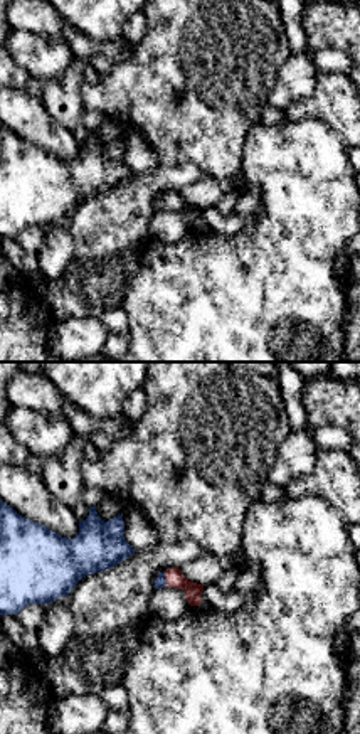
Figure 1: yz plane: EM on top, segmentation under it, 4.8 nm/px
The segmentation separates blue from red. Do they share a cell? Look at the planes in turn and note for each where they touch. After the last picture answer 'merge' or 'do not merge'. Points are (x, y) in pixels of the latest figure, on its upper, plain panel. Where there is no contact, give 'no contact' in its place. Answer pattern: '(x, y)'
(165, 202)

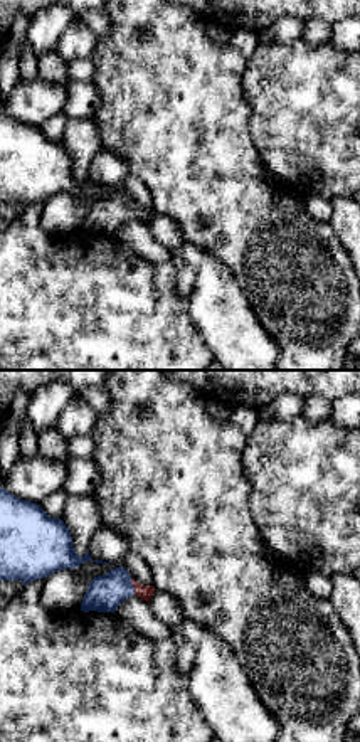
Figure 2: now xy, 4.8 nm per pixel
(133, 211)

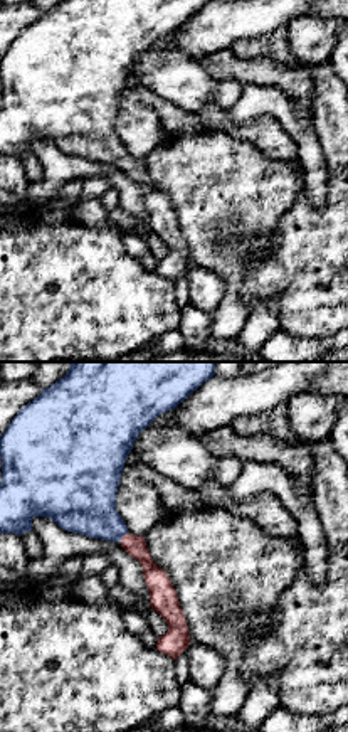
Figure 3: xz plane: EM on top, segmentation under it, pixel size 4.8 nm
(121, 160)

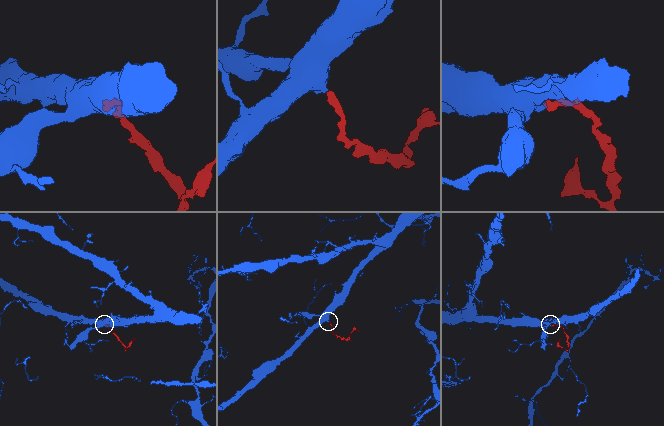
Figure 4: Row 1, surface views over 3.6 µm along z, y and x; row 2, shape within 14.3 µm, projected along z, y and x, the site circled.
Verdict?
merge

